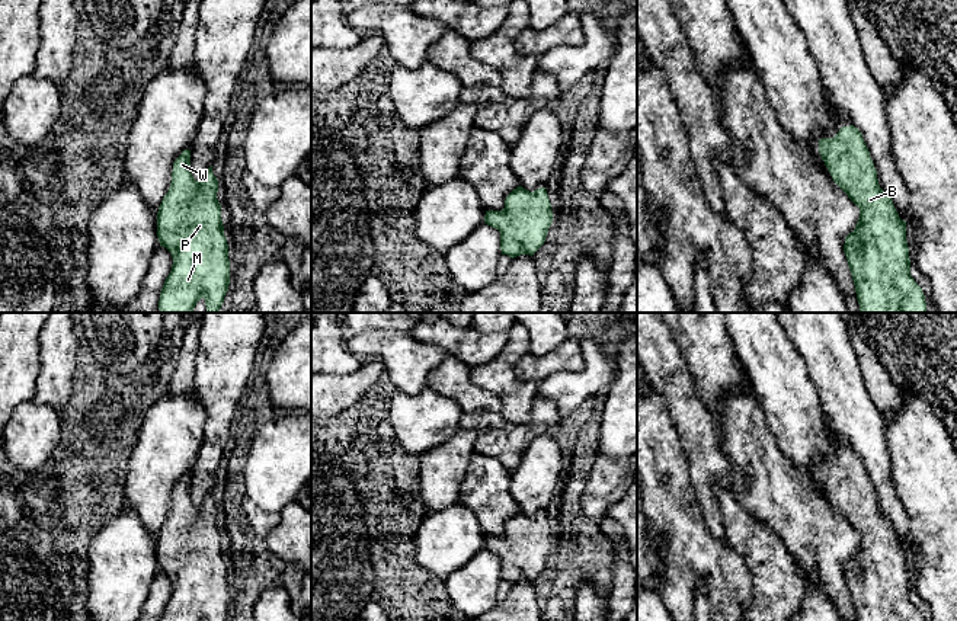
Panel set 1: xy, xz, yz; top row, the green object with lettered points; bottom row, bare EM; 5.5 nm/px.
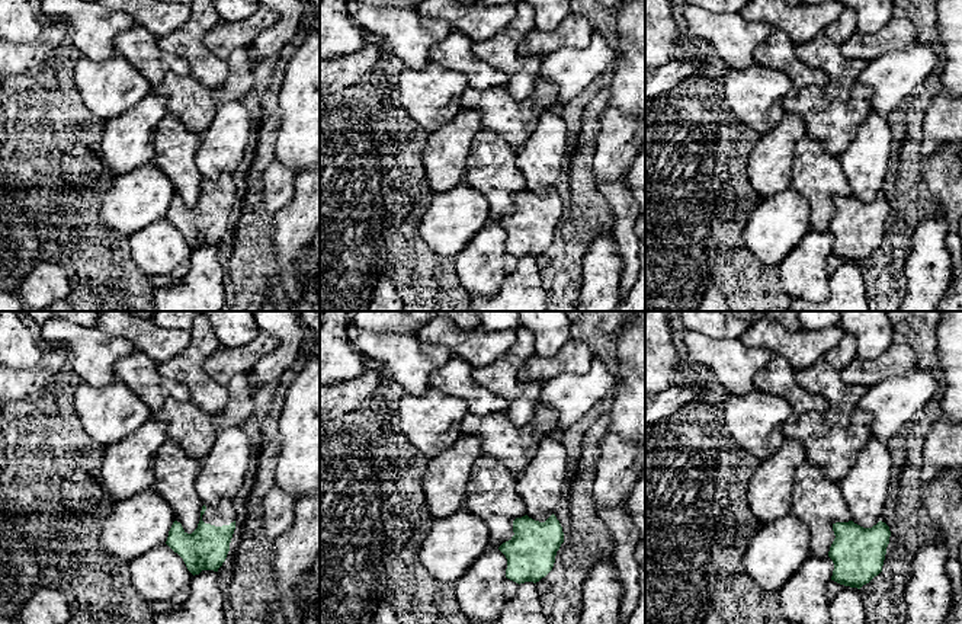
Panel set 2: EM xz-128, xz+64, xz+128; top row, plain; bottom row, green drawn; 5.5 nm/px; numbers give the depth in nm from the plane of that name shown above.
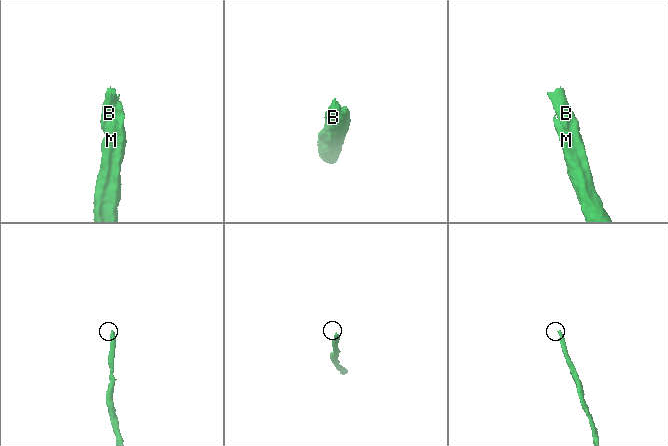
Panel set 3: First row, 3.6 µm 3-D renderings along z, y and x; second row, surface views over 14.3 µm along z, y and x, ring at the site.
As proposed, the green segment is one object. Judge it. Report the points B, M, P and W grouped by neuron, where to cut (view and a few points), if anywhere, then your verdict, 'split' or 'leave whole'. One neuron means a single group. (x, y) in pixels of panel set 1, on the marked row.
B M P W; no cut; leave whole

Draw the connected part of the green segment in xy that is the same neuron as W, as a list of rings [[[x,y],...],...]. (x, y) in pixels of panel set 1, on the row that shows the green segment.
[[[191,150],[173,163],[172,182],[157,212],[157,237],[173,257],[160,292],[160,313],[192,313],[204,298],[207,313],[218,313],[230,285],[218,180],[212,166],[201,180],[191,173]]]

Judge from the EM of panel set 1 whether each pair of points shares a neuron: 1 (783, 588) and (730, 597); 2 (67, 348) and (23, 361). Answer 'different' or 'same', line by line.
1: different
2: different

